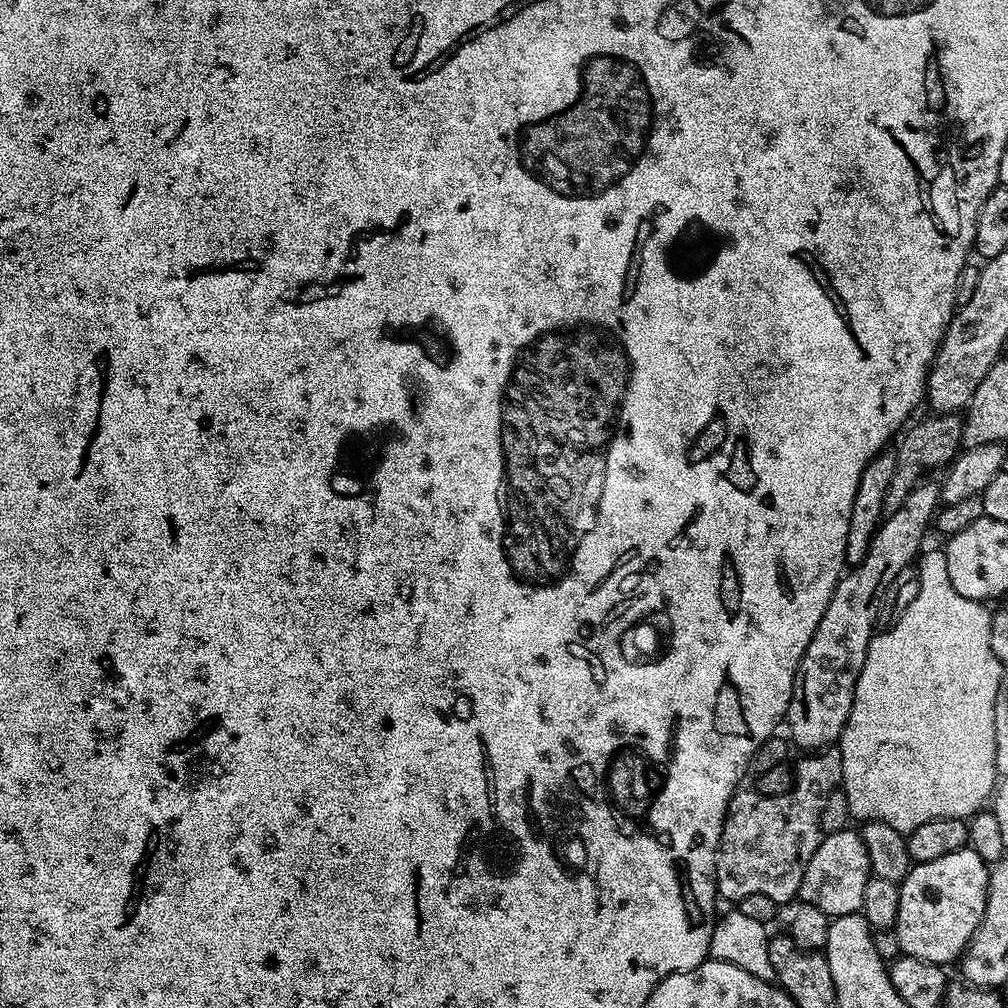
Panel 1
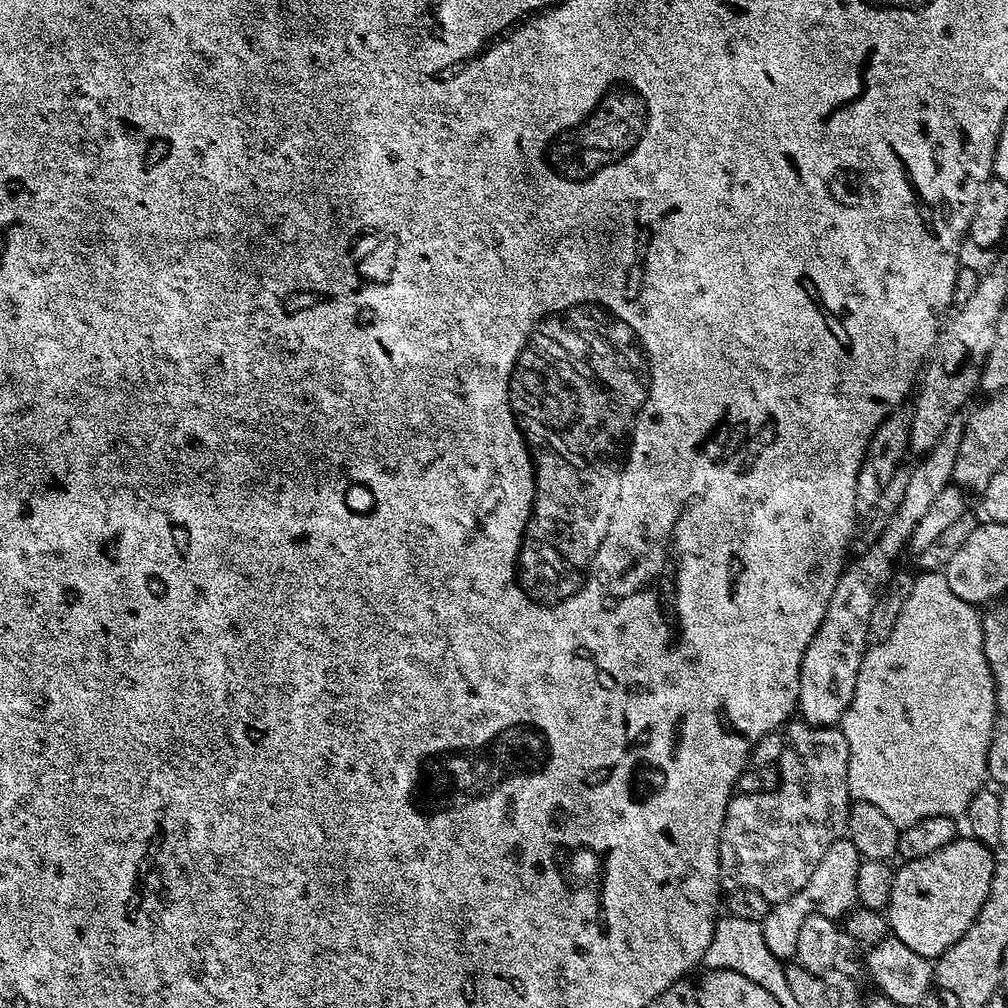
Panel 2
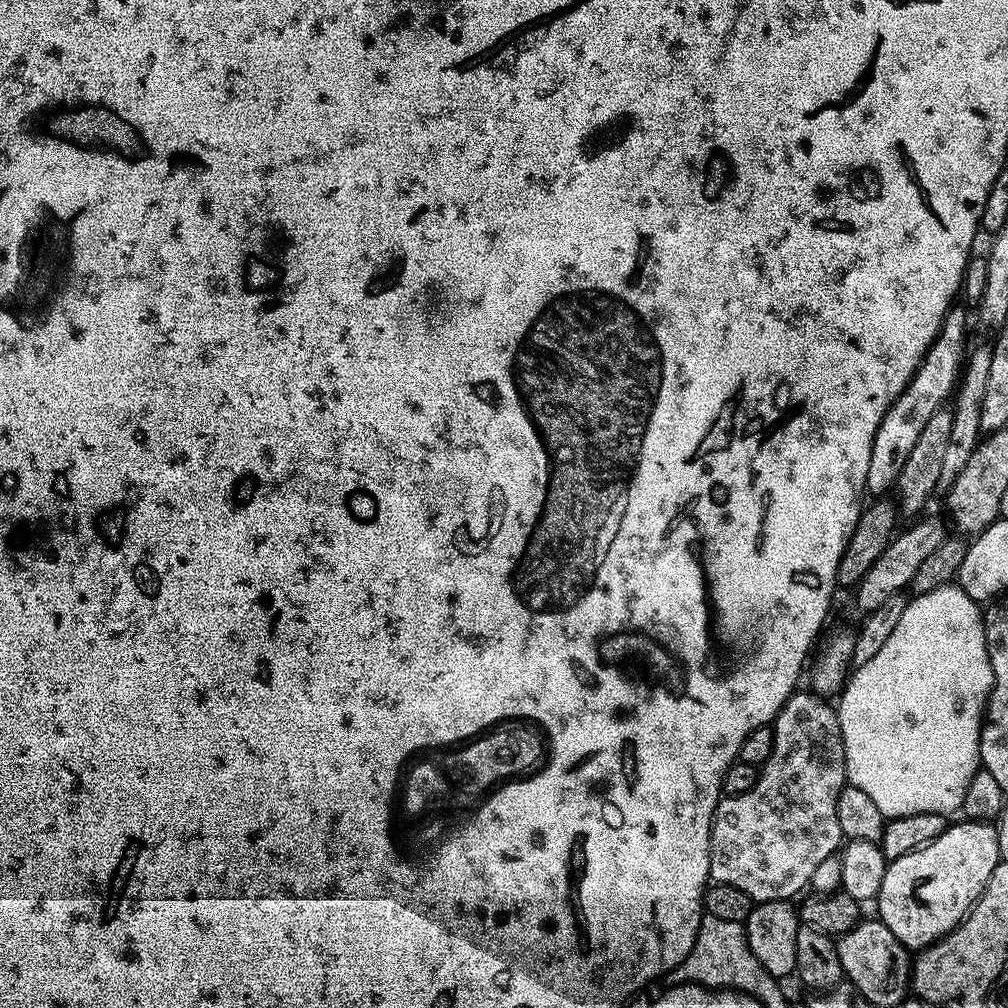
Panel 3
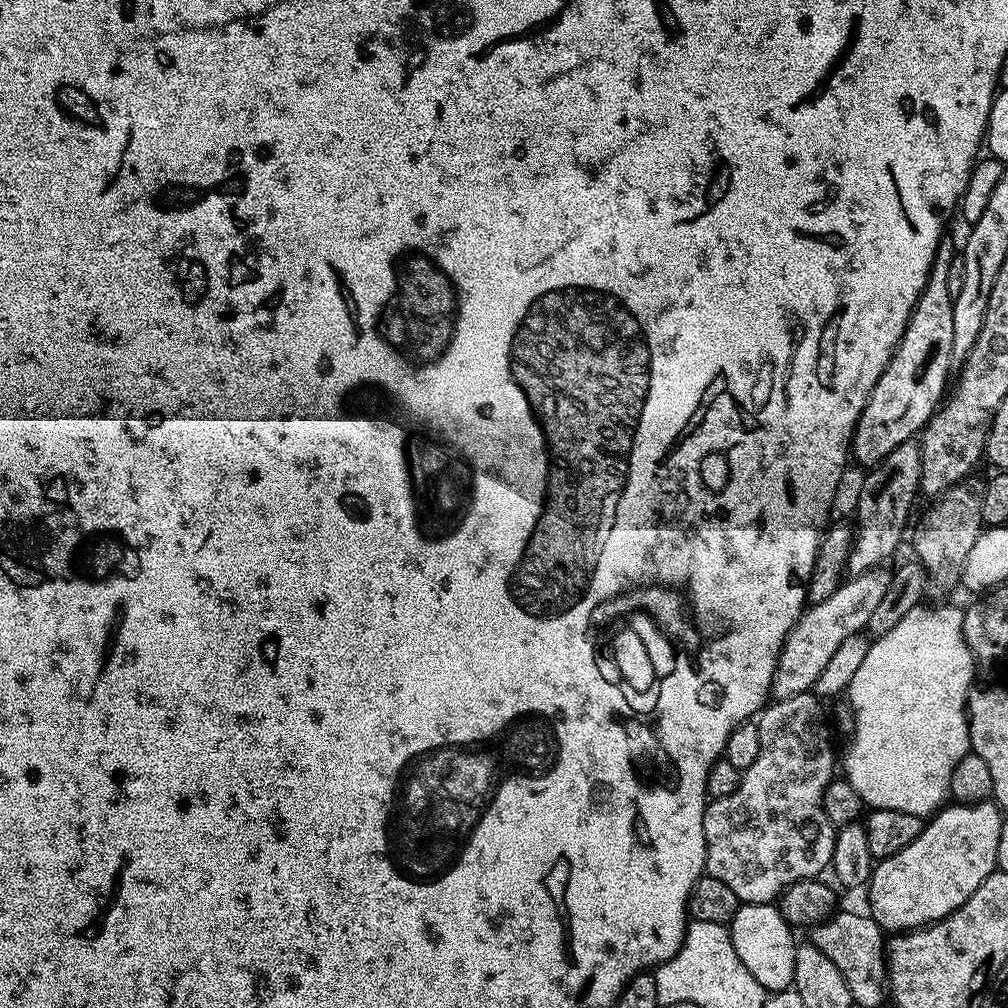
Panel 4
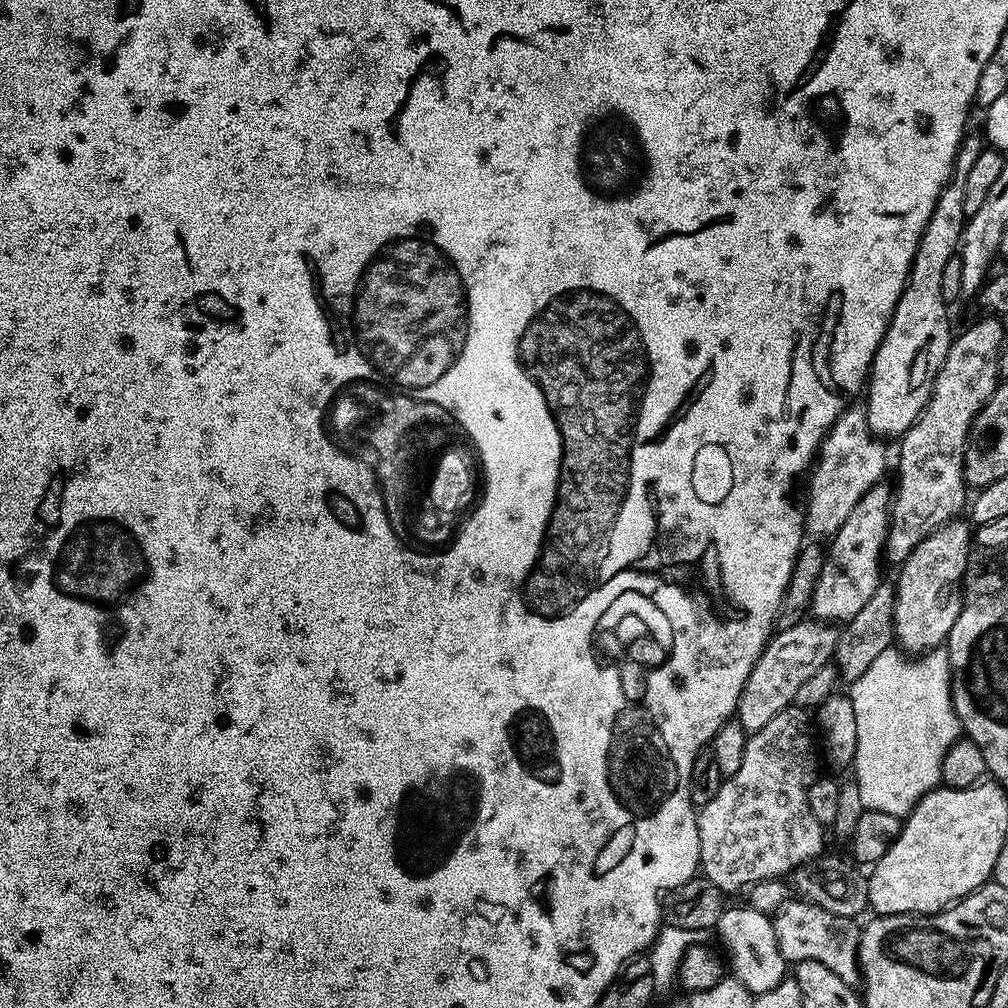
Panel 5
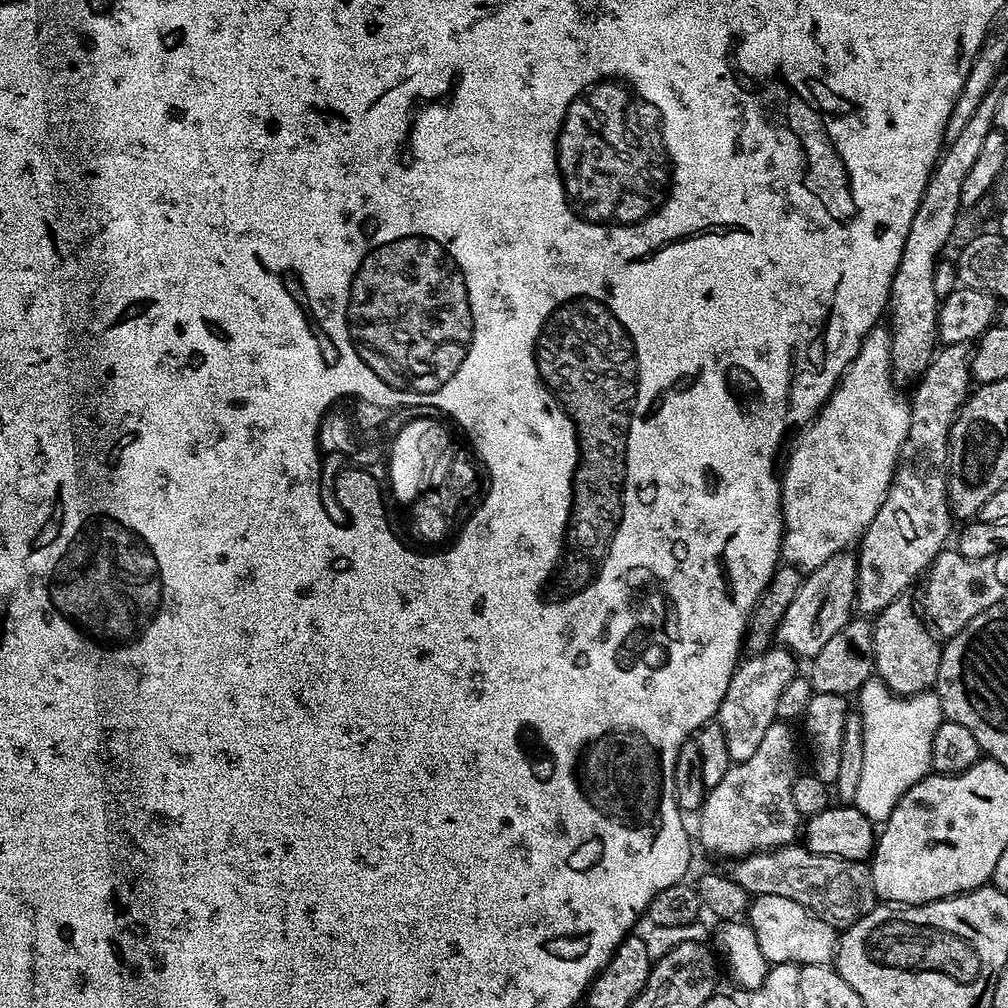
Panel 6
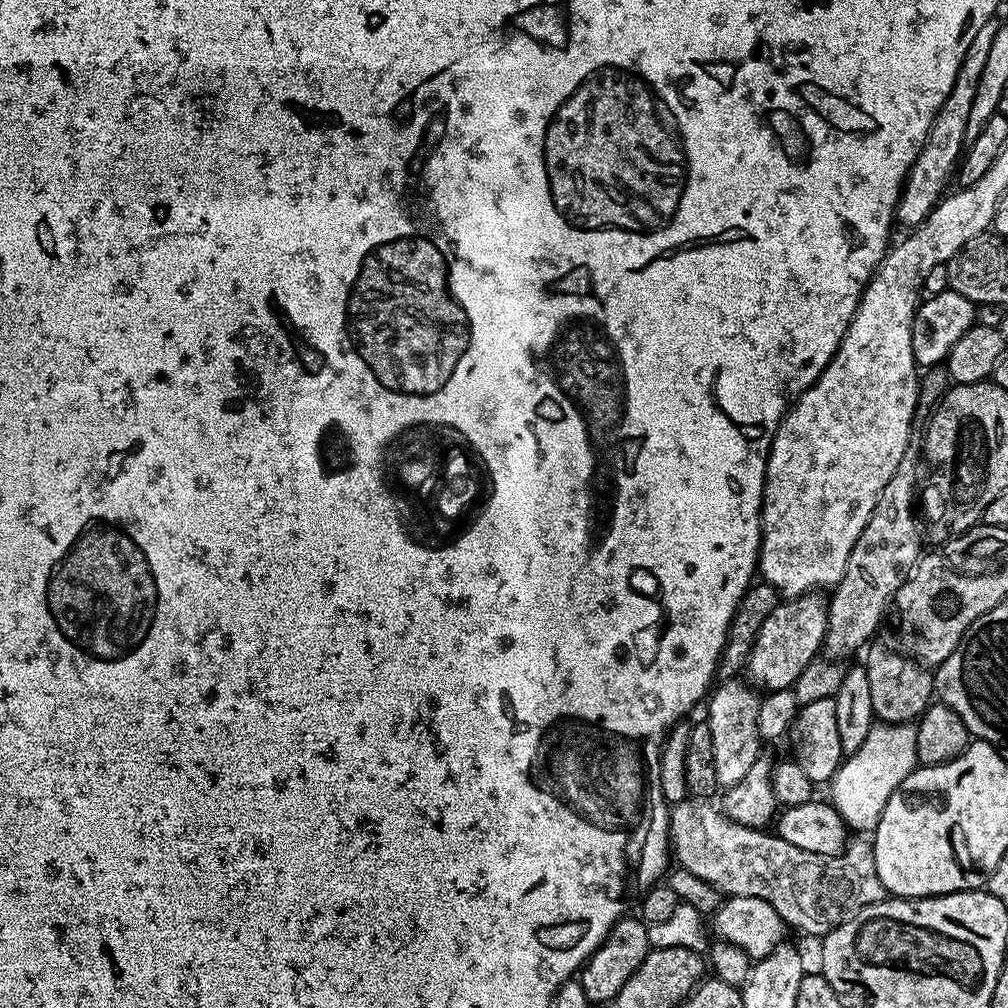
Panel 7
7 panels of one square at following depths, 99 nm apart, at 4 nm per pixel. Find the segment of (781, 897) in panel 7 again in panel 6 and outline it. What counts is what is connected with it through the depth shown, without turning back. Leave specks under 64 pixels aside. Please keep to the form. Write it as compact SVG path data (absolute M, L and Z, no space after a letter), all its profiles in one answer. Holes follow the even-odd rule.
M789 846L741 856L733 859L731 864L730 876L753 897L782 895L835 926L852 924L878 904L869 865L859 860L819 856L803 846Z

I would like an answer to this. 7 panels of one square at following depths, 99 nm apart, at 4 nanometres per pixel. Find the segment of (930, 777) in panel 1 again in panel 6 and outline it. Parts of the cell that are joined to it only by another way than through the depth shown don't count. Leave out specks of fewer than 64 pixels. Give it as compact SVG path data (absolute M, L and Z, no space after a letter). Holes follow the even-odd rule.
M879 679L867 680L860 687L858 693L860 707L858 713L862 722L862 749L865 751L865 758L862 763L862 776L859 779L857 796L854 806L866 814L873 822L883 822L890 818L894 806L914 786L925 776L929 775L932 767L930 750L934 742L934 734L942 722L940 711L940 700L936 697L935 691L920 692L916 696L896 696Z

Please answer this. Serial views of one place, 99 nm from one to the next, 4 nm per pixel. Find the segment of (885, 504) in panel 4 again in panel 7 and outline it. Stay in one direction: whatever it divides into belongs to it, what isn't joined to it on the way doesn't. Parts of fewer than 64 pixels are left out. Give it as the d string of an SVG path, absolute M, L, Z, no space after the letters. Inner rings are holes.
M809 594L777 603L770 618L762 622L762 630L758 630L758 638L754 638L746 665L747 679L757 689L768 692L791 689L798 676L806 670L807 664L817 659L824 645L828 621L828 600L820 596L823 595Z

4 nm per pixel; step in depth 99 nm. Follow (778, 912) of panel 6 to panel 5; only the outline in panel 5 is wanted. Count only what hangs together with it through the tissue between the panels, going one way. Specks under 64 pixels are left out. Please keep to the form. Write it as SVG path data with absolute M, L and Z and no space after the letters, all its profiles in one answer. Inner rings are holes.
M792 900L775 915L773 923L779 949L787 963L818 961L827 969L833 970L842 982L846 982L846 986L855 989L861 987L862 977L858 954L861 925L855 919L833 914L805 900Z

